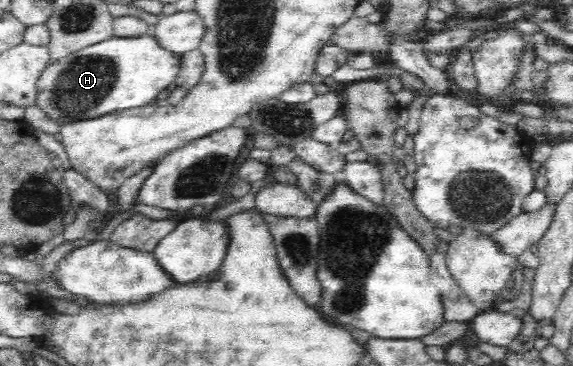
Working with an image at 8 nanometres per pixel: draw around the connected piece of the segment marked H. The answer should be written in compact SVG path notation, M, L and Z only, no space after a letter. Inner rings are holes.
M151 26L145 35L139 37L113 36L101 43L84 47L59 61L50 61L39 80L37 106L59 125L144 107L153 103L161 92L175 87L181 62L182 54L161 47Z

